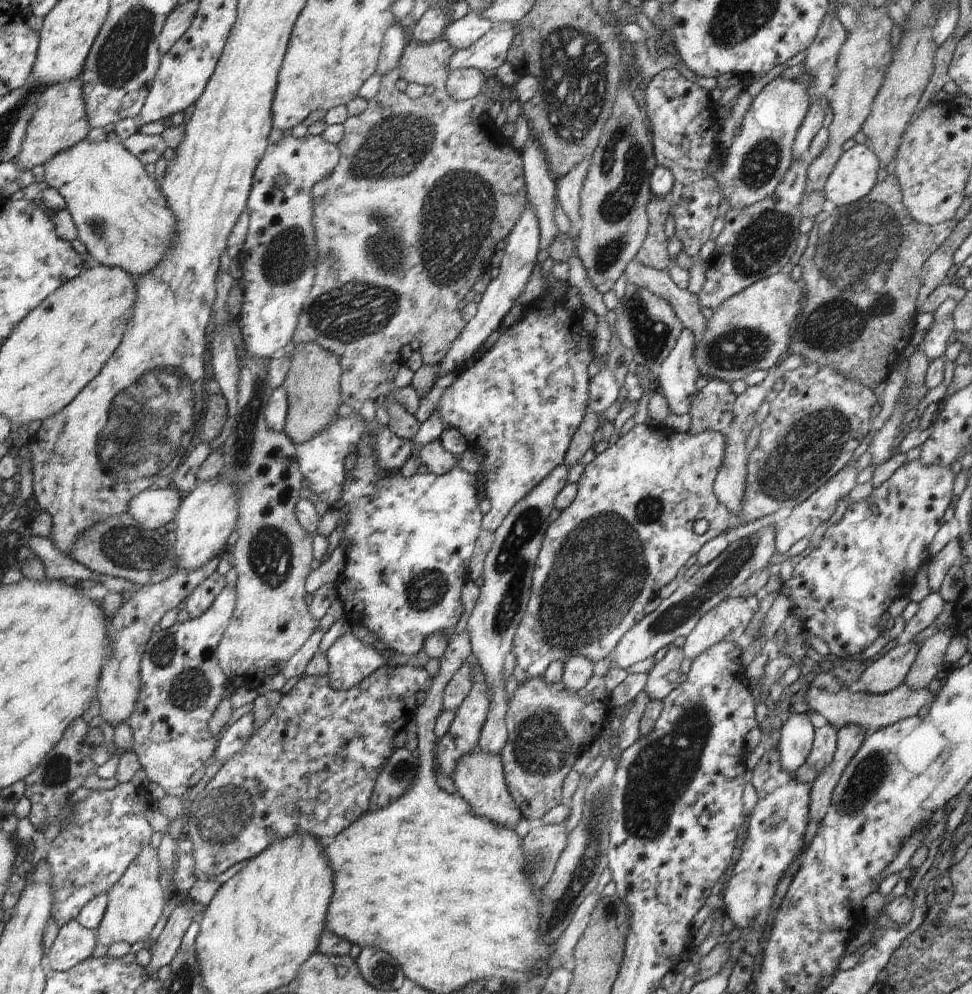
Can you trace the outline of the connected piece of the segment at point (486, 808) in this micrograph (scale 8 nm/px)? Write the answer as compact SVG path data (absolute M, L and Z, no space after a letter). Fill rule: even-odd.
M478 748L467 752L458 760L451 777L459 795L470 805L472 813L479 817L489 818L505 827L516 826L522 814L507 787L501 753L478 751Z

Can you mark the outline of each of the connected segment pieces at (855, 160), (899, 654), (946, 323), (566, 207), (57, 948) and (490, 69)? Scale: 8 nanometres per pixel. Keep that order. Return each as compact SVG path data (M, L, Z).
M856 143L848 151L843 151L823 188L825 200L834 202L836 207L862 200L876 186L876 174L880 166L879 158L867 145Z
M913 638L912 641L903 645L898 644L888 650L886 654L882 654L878 660L872 662L864 670L860 677L860 680L864 683L864 691L872 694L886 694L900 686L904 682L912 663L916 660L921 646L922 644L918 644Z
M946 299L936 312L933 312L934 321L926 331L921 350L930 361L944 356L944 351L948 346L948 337L955 331L952 314L956 303L954 299Z
M586 157L575 164L564 176L556 178L557 200L562 204L562 210L571 218L570 238L577 241L580 230L580 191L582 190L591 158Z
M77 919L64 923L49 953L46 955L46 968L65 971L92 956L97 944L97 934L92 929L83 927Z
M493 23L488 33L474 41L468 48L455 51L447 64L449 72L466 67L477 68L484 74L493 73L507 60L507 52L518 34L516 23Z

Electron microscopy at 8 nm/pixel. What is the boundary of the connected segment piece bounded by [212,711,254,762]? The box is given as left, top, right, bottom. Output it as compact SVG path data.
M250 711L243 714L231 726L226 726L217 742L212 761L226 762L236 751L244 748L245 742L254 734L252 722L254 722L253 711Z

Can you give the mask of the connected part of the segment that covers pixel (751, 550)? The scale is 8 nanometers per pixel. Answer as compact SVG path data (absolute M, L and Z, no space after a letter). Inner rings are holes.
M773 525L731 542L722 554L707 565L701 566L686 582L680 582L670 597L662 599L656 610L644 615L642 620L626 632L614 651L618 668L627 670L630 665L653 657L660 648L672 645L678 636L687 637L706 612L732 596L734 590L738 589L753 572L768 566L770 560L775 560L776 557Z

